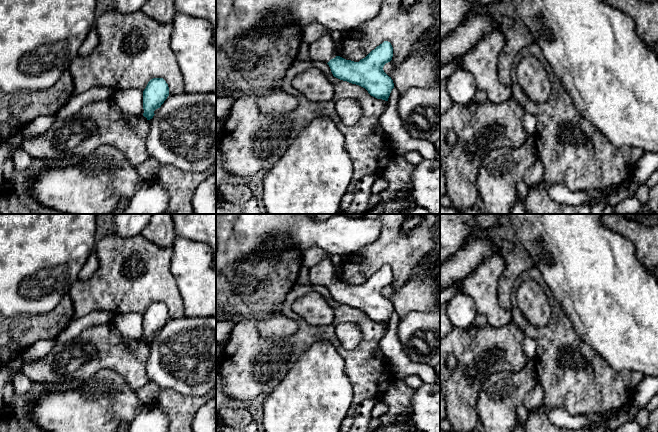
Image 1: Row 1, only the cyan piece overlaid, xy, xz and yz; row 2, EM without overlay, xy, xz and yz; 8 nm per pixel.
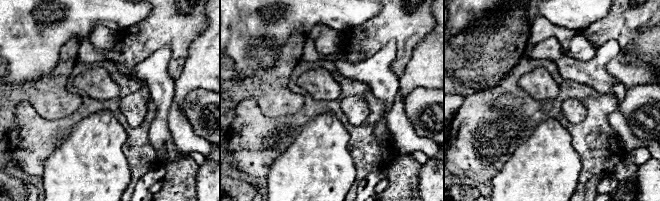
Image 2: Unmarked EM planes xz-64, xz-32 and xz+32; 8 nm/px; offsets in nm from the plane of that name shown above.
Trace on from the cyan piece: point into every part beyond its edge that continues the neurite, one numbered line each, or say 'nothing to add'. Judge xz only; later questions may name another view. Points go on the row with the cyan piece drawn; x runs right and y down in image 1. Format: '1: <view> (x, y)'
1: xz (323, 49)

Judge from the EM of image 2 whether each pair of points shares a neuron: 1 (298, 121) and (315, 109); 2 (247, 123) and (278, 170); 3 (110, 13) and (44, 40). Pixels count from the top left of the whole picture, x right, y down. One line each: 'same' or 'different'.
1: same
2: different
3: same

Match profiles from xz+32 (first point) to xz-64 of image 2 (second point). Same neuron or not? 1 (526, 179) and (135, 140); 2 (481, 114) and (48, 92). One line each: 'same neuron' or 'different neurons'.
1: different neurons
2: different neurons

